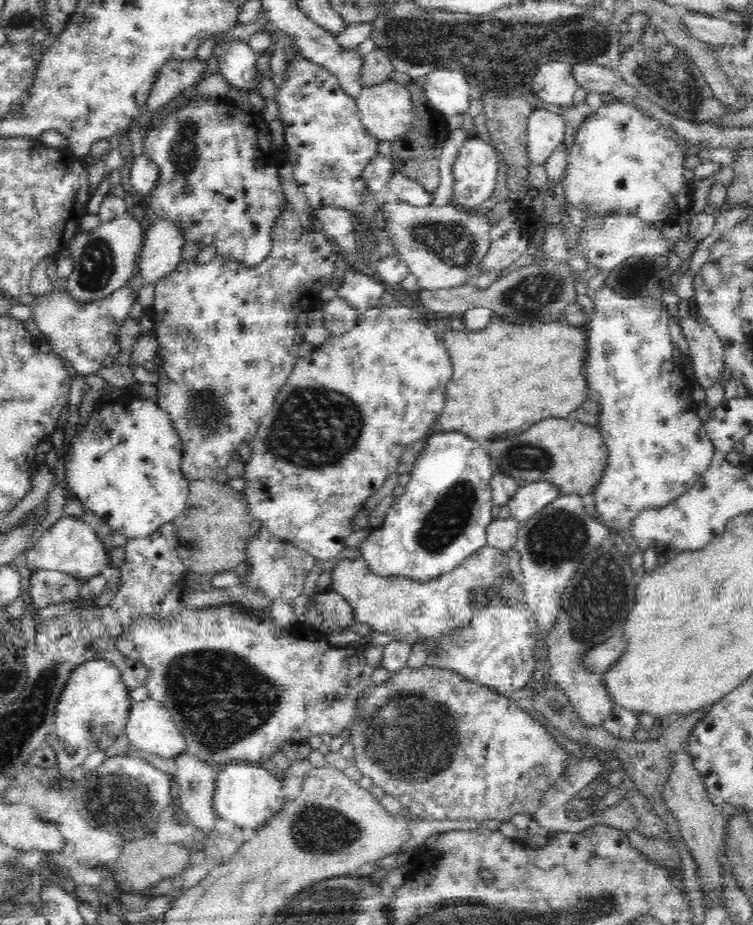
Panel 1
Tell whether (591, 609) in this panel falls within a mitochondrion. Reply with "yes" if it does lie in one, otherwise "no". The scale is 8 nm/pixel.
yes

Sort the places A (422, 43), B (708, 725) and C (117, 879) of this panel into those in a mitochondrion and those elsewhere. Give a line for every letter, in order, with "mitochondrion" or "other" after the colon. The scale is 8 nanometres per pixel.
A: mitochondrion
B: other
C: other

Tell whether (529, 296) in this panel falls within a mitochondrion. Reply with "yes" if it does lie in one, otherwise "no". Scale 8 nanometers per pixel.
yes

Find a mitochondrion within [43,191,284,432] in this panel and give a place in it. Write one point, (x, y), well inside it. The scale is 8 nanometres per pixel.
(96, 265)

